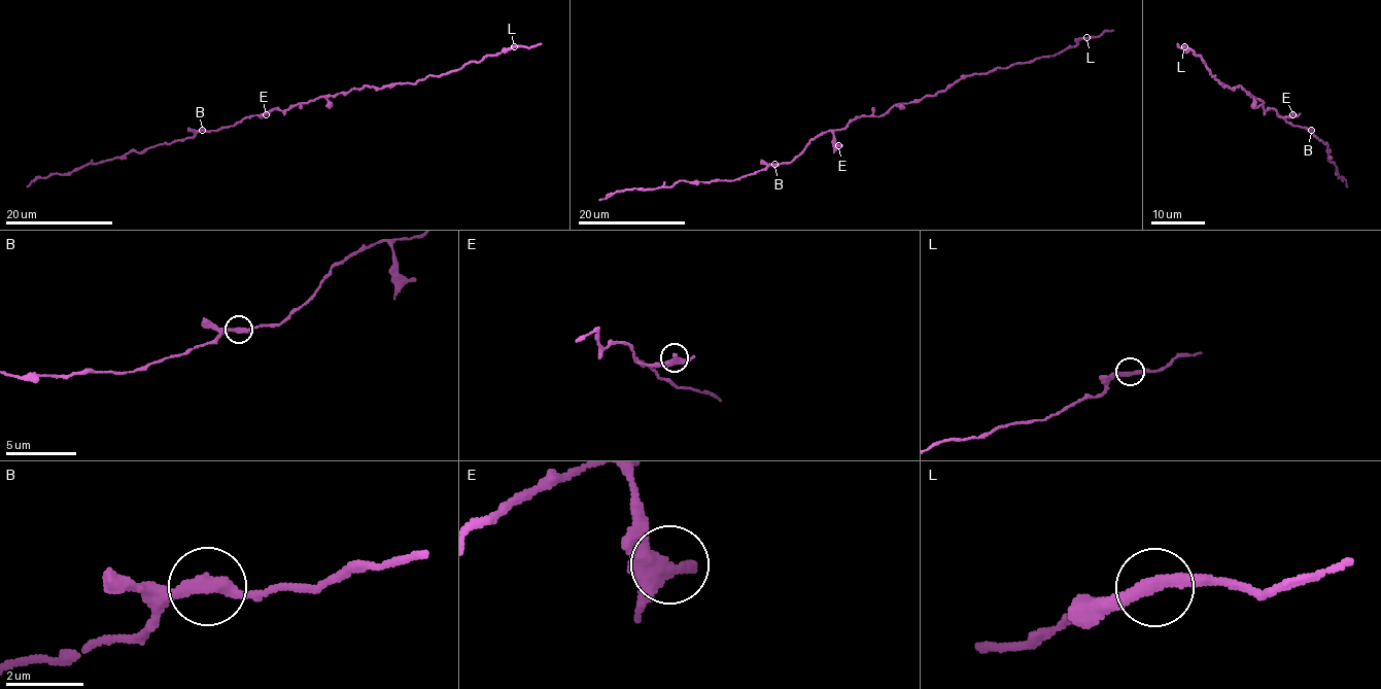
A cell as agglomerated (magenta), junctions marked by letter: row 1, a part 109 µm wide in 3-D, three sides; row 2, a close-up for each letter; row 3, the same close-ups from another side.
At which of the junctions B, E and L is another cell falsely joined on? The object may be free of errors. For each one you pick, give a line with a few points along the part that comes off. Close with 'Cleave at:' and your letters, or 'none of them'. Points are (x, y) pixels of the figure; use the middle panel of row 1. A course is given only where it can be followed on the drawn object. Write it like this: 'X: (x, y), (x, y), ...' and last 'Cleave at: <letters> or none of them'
Cleave at: none of them

